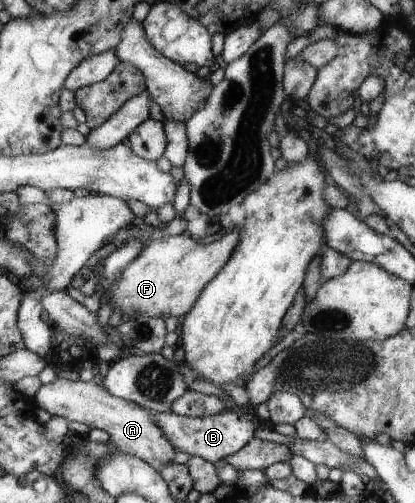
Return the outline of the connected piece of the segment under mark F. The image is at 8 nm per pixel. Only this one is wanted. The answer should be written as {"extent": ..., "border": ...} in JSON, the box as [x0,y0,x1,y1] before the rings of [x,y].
{"extent":[111,229,240,320],"border":[[[236,229],[207,240],[195,241],[187,232],[180,236],[152,239],[111,288],[114,310],[118,309],[125,317],[146,315],[163,320],[170,316],[183,318],[195,305],[205,286],[229,261],[239,242],[240,232]]]}

